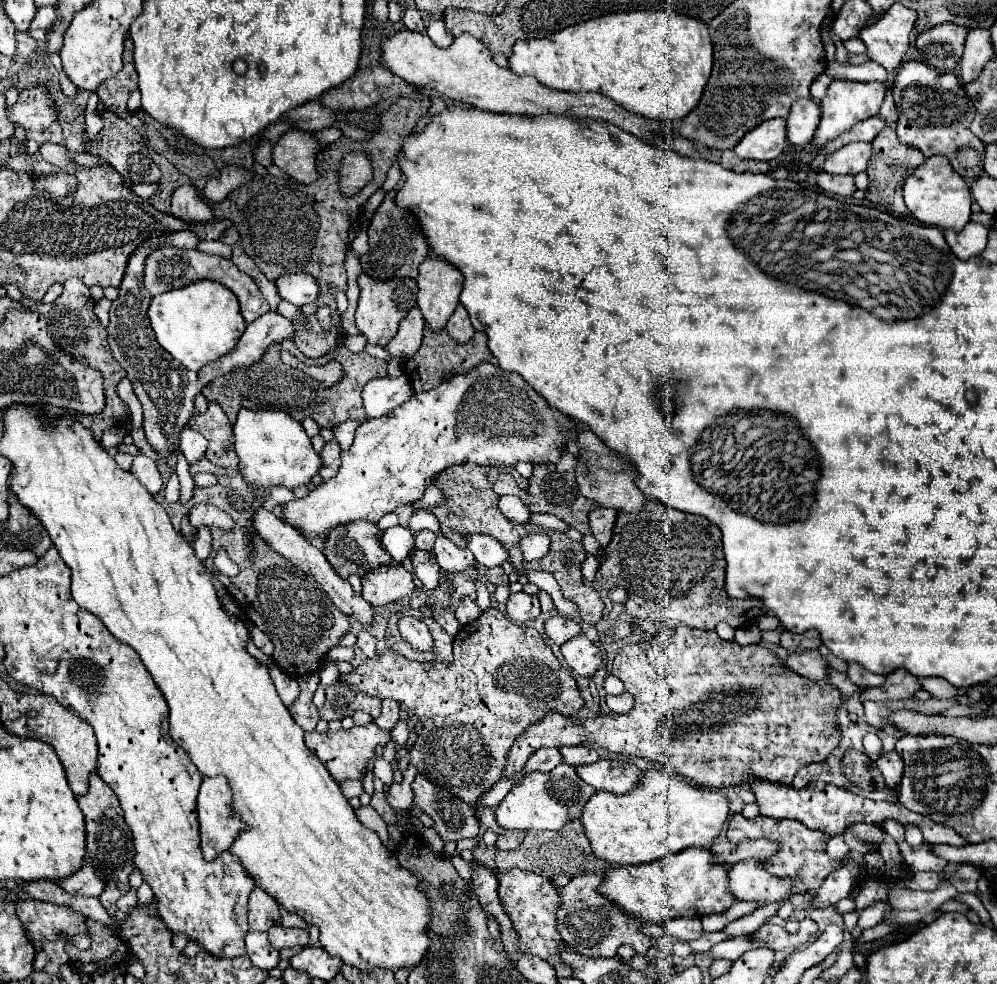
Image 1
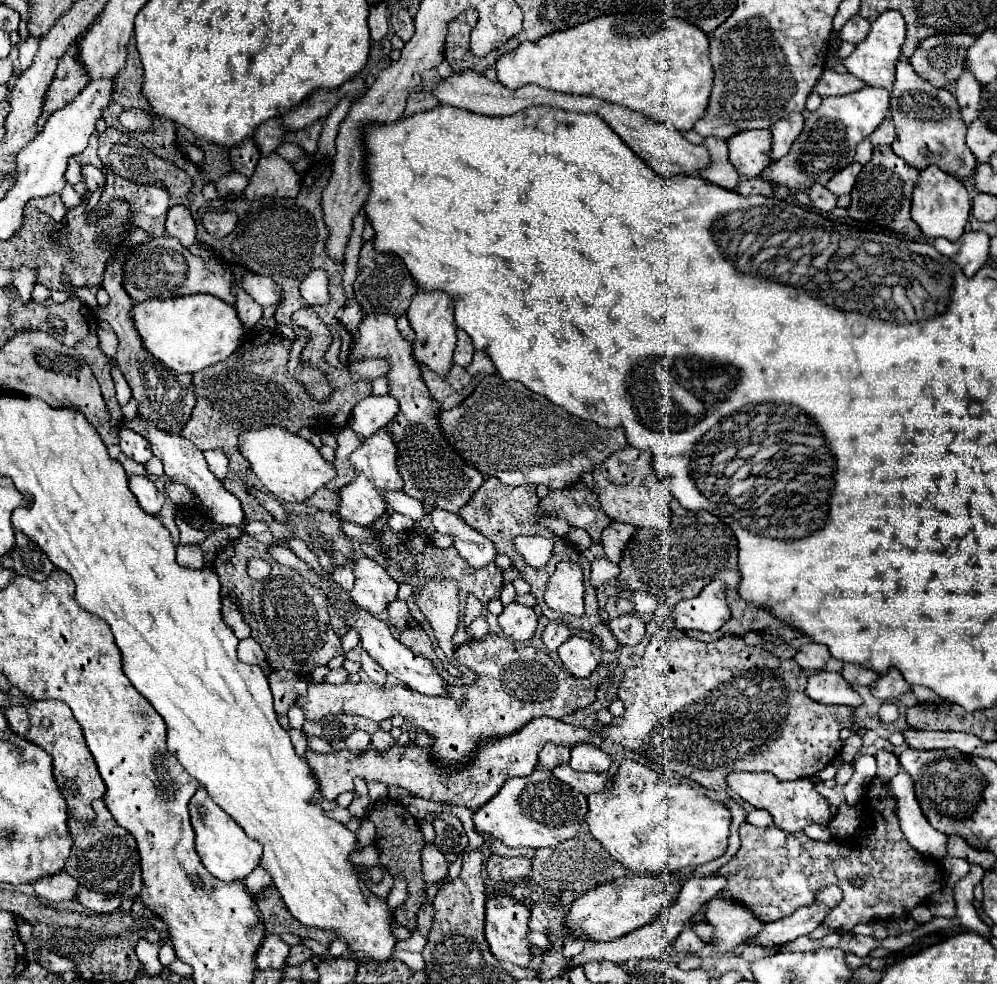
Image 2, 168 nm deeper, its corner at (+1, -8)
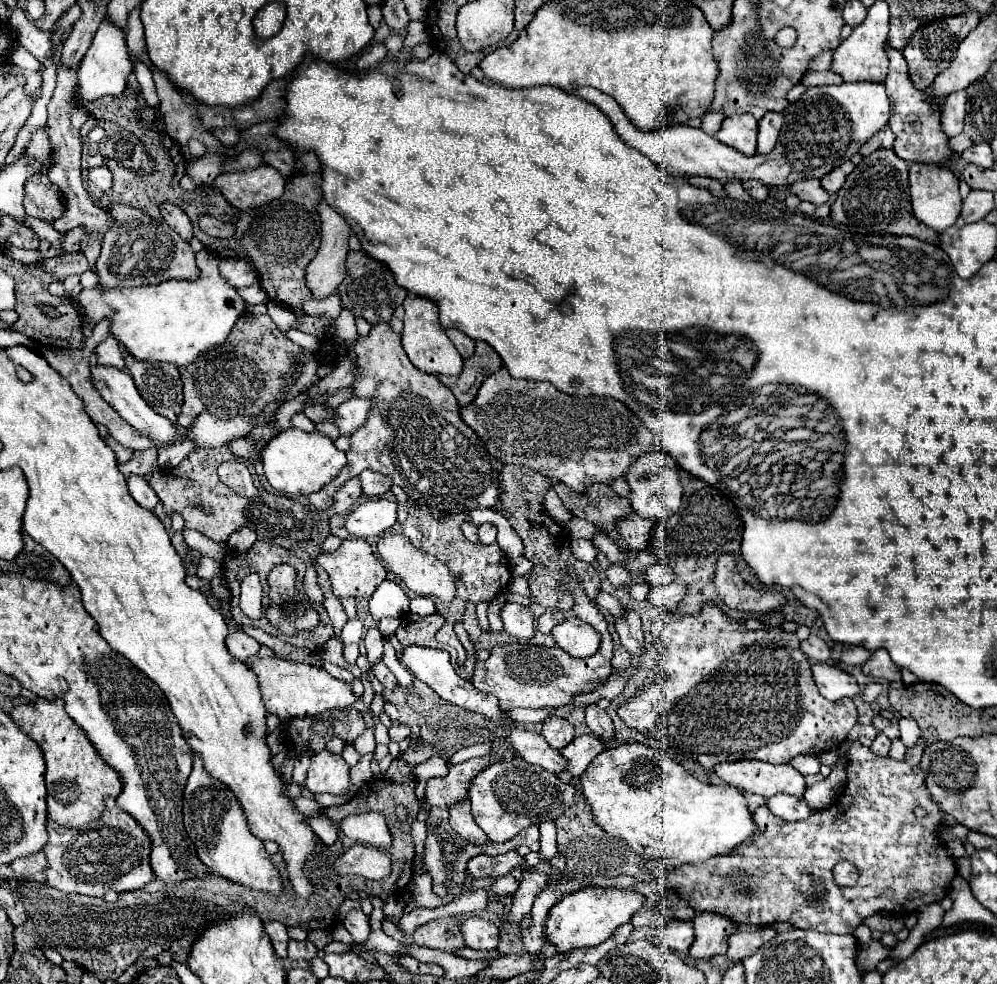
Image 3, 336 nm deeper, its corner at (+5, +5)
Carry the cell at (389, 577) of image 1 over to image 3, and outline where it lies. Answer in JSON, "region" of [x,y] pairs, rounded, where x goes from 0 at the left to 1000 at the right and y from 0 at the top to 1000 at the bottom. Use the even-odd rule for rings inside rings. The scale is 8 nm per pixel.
{"region":[[[347,548],[335,562],[319,564],[319,574],[331,584],[335,605],[341,607],[373,607],[377,597],[387,588],[387,578],[377,568],[373,556],[365,548]]]}

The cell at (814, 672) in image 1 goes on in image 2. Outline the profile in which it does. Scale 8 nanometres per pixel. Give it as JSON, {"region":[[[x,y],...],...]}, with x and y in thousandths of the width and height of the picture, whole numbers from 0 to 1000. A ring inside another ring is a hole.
{"region":[[[820,681],[810,687],[808,707],[824,715],[847,715],[847,717],[863,717],[865,709],[855,701],[853,695],[841,683]]]}

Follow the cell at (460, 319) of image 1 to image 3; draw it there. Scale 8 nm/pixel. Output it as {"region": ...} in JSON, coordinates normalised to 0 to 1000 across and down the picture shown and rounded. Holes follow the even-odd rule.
{"region":[[[449,334],[447,340],[449,340],[449,345],[455,349],[455,353],[459,355],[459,359],[461,359],[465,365],[469,365],[469,363],[475,359],[475,351],[477,351],[477,349],[475,349],[469,340],[465,340],[463,336],[459,336],[459,334]]]}

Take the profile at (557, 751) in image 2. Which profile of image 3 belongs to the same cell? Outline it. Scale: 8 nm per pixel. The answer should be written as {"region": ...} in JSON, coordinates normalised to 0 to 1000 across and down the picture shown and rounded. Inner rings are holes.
{"region":[[[554,727],[546,733],[544,737],[544,749],[556,759],[556,761],[564,761],[568,759],[574,751],[576,751],[576,737],[572,733],[568,733],[566,729]]]}

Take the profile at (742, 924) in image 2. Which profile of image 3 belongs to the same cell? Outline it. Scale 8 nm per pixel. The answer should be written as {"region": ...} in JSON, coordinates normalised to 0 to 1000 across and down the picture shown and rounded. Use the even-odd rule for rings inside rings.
{"region":[[[700,928],[696,934],[696,946],[698,954],[690,966],[690,973],[714,975],[728,968],[728,954],[736,946],[736,936],[716,928]]]}

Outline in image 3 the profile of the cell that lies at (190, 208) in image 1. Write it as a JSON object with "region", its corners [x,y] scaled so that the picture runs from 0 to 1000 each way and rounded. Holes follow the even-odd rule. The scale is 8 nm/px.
{"region":[[[164,206],[162,208],[162,221],[169,227],[169,231],[173,235],[177,235],[185,245],[193,243],[193,227],[191,227],[191,223],[187,221],[187,216],[181,210]]]}

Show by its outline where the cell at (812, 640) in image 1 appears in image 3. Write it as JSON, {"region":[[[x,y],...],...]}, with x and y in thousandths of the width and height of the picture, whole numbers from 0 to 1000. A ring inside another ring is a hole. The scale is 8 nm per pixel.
{"region":[[[812,645],[808,651],[804,651],[802,660],[806,662],[810,670],[820,672],[820,674],[828,674],[832,670],[832,655],[820,645]]]}

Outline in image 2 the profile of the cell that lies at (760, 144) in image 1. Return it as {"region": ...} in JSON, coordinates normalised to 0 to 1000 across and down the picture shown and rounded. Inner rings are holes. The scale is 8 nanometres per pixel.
{"region":[[[748,132],[740,138],[734,138],[730,144],[732,165],[742,179],[758,181],[774,165],[772,159],[774,138],[772,132]]]}

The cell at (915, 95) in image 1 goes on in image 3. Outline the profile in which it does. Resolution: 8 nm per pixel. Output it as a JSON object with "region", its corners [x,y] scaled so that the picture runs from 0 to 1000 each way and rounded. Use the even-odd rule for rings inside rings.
{"region":[[[889,46],[889,56],[893,60],[893,74],[887,82],[893,105],[895,105],[895,119],[893,119],[893,131],[899,137],[897,153],[901,160],[905,160],[911,166],[947,166],[955,160],[955,153],[951,149],[951,139],[945,133],[943,127],[943,113],[935,99],[921,92],[915,82],[911,80],[911,66],[903,52],[897,52]]]}

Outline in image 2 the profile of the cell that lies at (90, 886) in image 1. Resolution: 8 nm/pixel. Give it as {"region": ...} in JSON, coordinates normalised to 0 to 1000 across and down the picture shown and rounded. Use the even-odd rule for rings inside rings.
{"region":[[[58,886],[34,896],[34,904],[48,917],[78,917],[78,894],[74,894],[68,886]]]}

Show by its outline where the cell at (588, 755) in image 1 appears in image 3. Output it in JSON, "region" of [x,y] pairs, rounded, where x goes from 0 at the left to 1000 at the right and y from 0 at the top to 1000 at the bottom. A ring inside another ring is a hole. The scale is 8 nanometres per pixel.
{"region":[[[582,747],[576,753],[572,753],[562,765],[570,773],[570,786],[574,790],[582,790],[588,784],[588,779],[592,777],[592,773],[604,763],[606,763],[606,757],[602,755],[600,749]]]}

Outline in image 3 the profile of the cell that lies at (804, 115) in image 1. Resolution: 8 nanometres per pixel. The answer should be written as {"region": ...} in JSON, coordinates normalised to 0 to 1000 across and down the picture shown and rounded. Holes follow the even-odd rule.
{"region":[[[768,115],[760,123],[760,155],[768,158],[776,151],[786,119],[782,115]]]}

